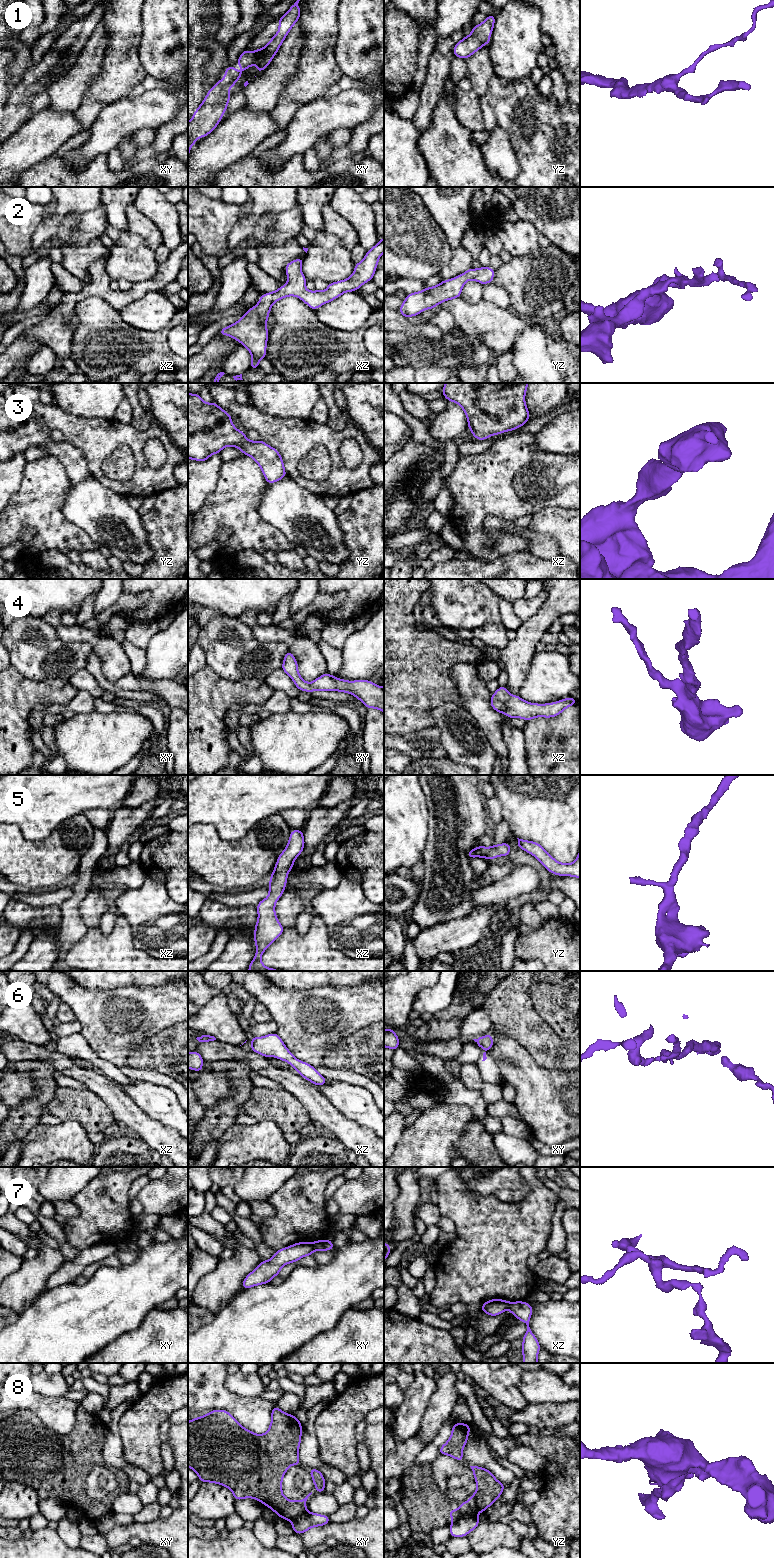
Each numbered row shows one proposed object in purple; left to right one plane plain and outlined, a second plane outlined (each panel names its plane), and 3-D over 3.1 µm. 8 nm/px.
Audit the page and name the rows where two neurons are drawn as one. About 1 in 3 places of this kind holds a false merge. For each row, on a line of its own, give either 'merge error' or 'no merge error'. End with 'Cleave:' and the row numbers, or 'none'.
1: no merge error
2: no merge error
3: no merge error
4: no merge error
5: no merge error
6: no merge error
7: merge error
8: merge error
Cleave: 7, 8

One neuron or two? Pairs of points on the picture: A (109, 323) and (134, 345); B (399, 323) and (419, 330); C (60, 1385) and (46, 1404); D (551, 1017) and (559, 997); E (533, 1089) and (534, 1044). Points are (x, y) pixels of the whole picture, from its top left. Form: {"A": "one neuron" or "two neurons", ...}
{"A": "one neuron", "B": "one neuron", "C": "two neurons", "D": "one neuron", "E": "two neurons"}

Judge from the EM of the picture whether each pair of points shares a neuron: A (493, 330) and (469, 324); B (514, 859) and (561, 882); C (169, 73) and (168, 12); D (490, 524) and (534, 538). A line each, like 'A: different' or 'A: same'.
A: same
B: same
C: same
D: same

